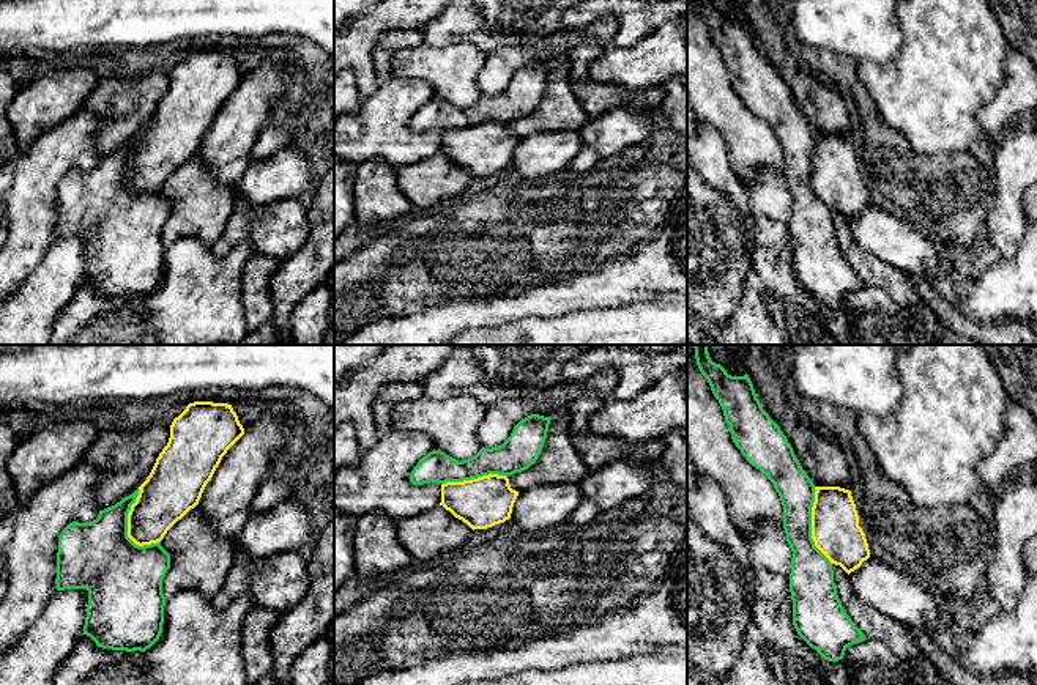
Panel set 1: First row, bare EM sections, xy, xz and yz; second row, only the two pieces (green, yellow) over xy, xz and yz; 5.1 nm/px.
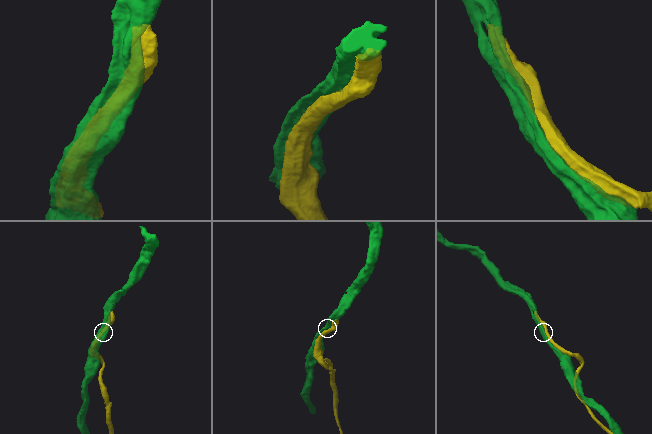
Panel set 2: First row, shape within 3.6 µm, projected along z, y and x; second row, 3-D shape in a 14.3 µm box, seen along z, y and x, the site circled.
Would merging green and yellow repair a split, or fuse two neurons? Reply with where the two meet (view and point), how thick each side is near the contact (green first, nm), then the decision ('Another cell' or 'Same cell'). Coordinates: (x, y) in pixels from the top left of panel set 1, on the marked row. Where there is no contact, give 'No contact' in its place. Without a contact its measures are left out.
Touches green at xy (126, 520). Thickness 360 nm (green) against 280 nm. Same cell

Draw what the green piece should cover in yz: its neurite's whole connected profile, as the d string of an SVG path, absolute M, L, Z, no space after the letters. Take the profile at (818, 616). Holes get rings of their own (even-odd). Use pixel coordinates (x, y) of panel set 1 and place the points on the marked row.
M693 345L693 348L697 365L723 409L733 442L752 466L768 476L780 496L783 529L793 551L790 573L793 625L821 658L835 663L843 658L849 646L867 639L845 613L832 570L835 564L849 575L870 557L851 491L840 487L815 487L780 427L763 409L749 375L728 375L720 364L711 361L708 345Z

